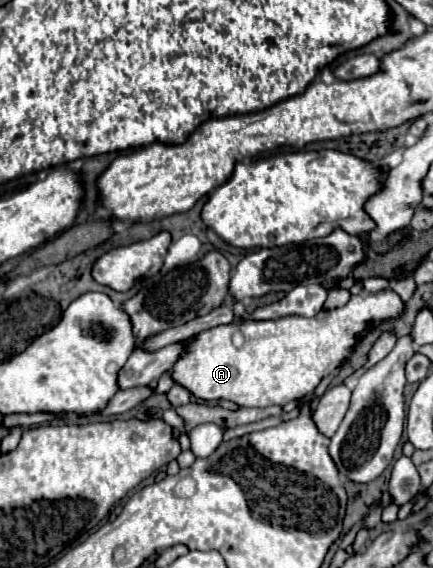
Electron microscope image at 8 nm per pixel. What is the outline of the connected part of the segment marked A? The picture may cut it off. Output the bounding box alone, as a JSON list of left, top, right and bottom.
[172,288,404,406]

